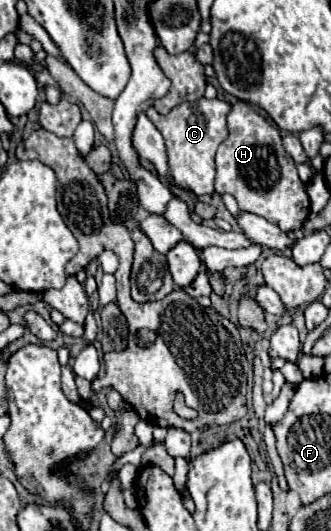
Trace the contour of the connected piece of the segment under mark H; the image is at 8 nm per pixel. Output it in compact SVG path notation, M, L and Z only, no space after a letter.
M237 101L227 117L229 137L217 151L217 179L215 191L231 193L241 211L249 211L265 217L285 233L299 231L309 215L309 197L305 185L297 175L295 161L285 153L281 145L279 127L259 115L249 103Z

